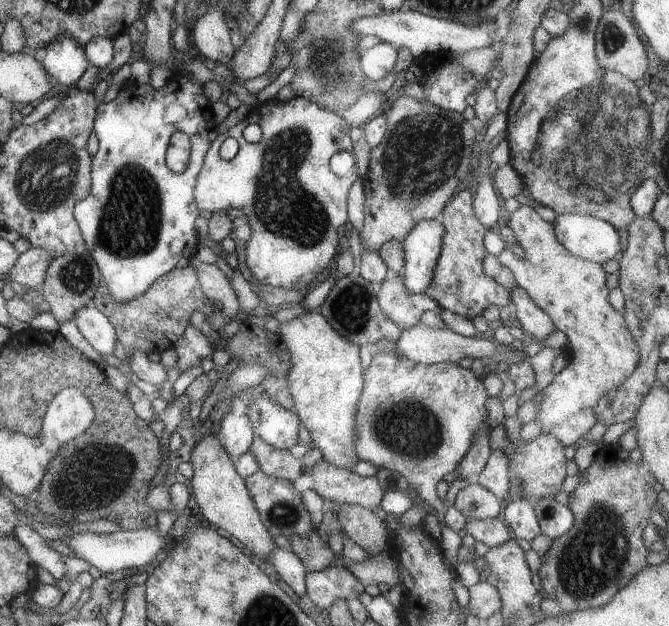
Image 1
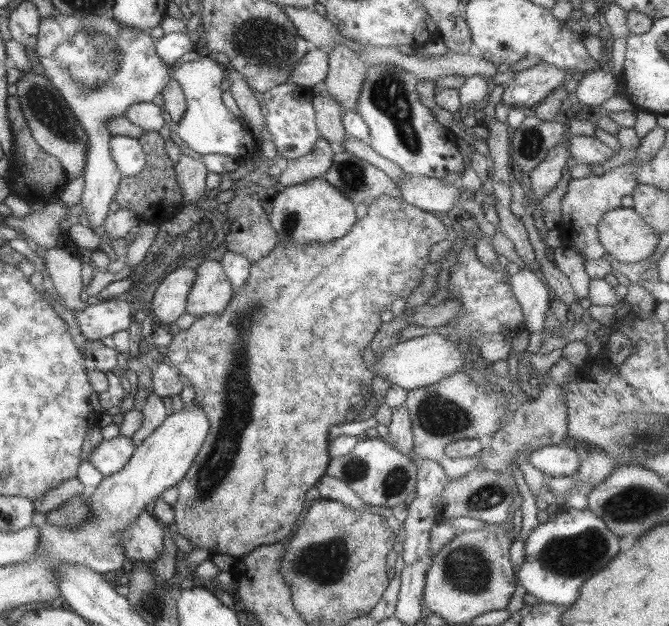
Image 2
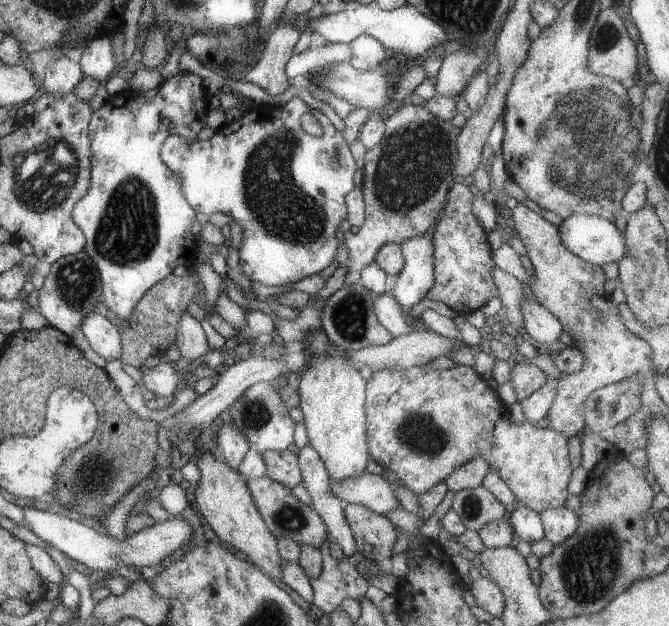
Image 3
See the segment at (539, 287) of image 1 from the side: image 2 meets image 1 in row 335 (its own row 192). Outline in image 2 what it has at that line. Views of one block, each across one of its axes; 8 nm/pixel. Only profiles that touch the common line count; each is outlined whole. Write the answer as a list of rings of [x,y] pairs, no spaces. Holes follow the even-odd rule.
[[[632,161],[627,165],[606,170],[604,175],[595,176],[589,174],[585,178],[579,180],[570,179],[562,201],[560,202],[560,214],[562,214],[561,222],[570,222],[574,237],[570,238],[569,245],[576,250],[578,256],[582,256],[585,261],[599,259],[607,256],[606,249],[598,240],[598,223],[604,217],[606,211],[614,210],[622,206],[622,197],[632,195],[636,186],[640,186],[635,182],[633,172],[636,171],[640,163]]]

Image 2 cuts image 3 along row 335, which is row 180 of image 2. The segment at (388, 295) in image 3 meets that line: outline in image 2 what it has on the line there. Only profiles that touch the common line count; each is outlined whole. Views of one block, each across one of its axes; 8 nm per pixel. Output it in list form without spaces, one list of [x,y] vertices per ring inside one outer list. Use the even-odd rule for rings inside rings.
[[[348,138],[347,140],[344,140],[342,148],[343,150],[354,154],[354,156],[357,156],[360,160],[366,160],[368,164],[380,168],[380,170],[384,172],[384,175],[387,175],[388,178],[392,180],[394,185],[398,185],[399,181],[402,181],[405,178],[405,173],[398,165],[394,164],[391,160],[388,160],[388,158],[380,156],[380,154],[378,154],[378,152],[376,152],[366,141]]]

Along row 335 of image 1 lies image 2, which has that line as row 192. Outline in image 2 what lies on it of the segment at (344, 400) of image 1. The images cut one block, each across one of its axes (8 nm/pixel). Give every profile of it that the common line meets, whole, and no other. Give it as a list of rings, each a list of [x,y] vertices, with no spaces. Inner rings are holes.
[[[313,179],[300,185],[286,187],[282,193],[276,195],[270,215],[272,228],[278,234],[278,244],[328,244],[348,234],[357,220],[356,204],[323,179]]]

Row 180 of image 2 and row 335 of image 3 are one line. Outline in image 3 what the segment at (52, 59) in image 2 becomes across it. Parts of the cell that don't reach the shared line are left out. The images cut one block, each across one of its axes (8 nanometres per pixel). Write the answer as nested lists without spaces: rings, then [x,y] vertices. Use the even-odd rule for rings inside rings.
[[[90,312],[82,322],[82,332],[96,354],[112,362],[122,356],[120,330],[104,316]]]

